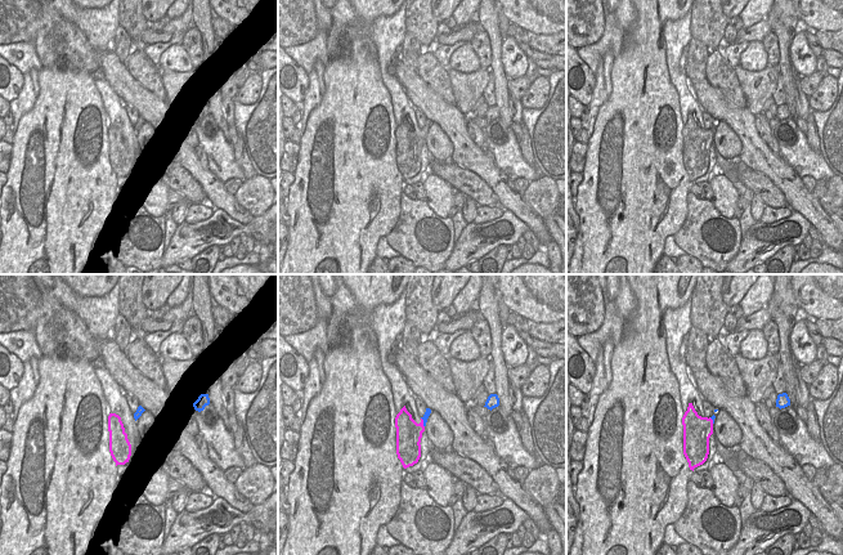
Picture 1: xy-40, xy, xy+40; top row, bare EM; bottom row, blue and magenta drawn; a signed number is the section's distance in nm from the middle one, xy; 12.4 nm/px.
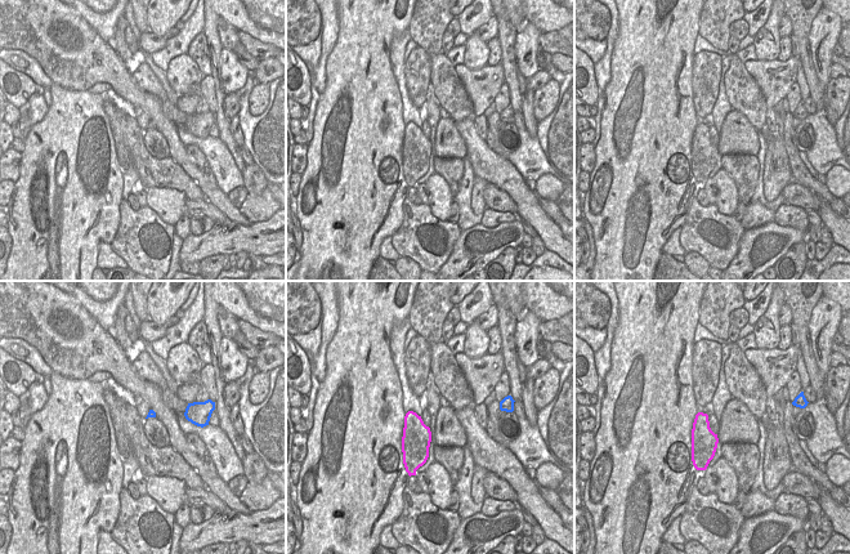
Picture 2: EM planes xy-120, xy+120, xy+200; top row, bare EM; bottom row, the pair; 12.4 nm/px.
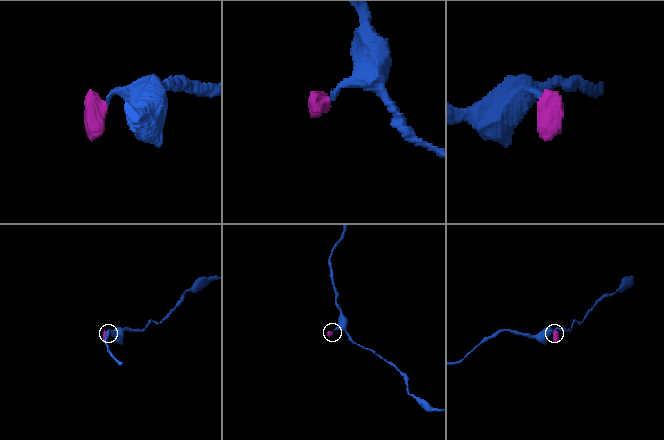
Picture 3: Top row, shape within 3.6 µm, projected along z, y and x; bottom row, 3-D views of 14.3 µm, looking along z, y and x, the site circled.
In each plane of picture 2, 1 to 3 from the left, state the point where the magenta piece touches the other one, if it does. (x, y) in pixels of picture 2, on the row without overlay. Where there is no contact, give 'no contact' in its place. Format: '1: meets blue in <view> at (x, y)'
1: no contact
2: no contact
3: no contact

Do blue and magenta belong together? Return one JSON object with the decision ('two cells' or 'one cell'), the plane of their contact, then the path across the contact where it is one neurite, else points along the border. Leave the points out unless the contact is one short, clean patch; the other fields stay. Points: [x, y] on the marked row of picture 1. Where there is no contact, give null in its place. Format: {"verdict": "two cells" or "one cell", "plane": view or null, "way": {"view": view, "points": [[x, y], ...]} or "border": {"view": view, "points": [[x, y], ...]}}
{"verdict": "one cell", "plane": "xy", "way": {"view": "xy", "points": [[427, 412], [424, 423], [408, 433]]}}

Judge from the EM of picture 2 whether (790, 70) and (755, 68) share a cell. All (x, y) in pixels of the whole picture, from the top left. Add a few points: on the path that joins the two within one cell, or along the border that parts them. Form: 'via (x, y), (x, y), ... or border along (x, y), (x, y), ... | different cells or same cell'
via (781, 70), (764, 70) | same cell

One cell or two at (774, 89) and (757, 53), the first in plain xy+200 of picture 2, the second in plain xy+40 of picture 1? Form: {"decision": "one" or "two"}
{"decision": "two"}

